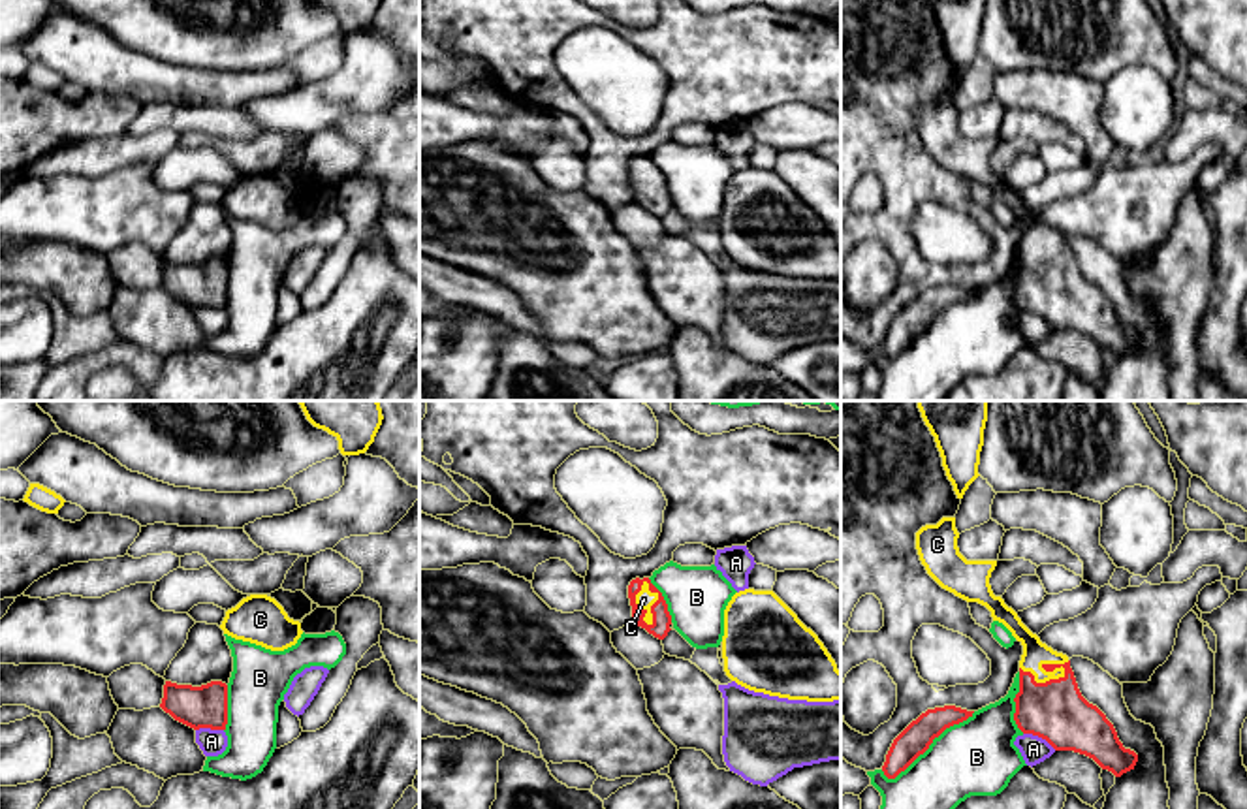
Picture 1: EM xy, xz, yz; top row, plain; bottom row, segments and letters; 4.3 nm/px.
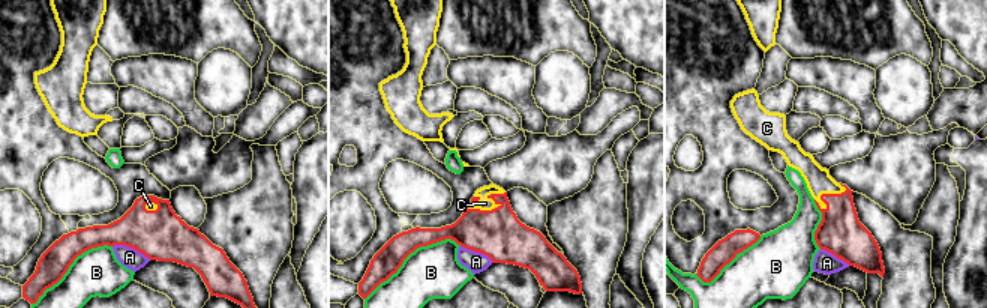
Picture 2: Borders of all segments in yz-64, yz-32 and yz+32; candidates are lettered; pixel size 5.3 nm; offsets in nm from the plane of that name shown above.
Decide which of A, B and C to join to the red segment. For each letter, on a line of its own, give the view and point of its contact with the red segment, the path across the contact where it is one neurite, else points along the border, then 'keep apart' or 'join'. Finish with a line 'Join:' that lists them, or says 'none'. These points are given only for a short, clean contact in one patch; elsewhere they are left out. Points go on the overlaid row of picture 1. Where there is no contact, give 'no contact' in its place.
A: meets red in yz at (1041, 736); keep apart
B: meets red in yz at (930, 744); keep apart
C: meets red in yz at (1050, 680); keep apart
Join: none

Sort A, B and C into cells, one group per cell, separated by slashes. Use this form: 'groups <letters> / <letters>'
groups A / B / C

